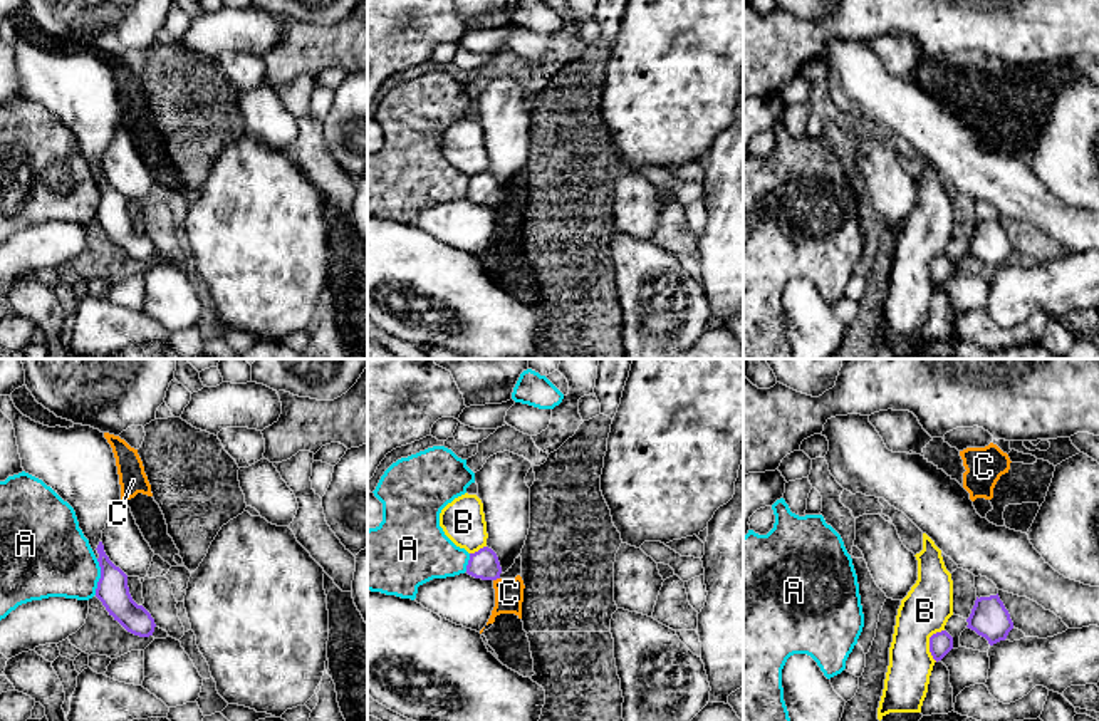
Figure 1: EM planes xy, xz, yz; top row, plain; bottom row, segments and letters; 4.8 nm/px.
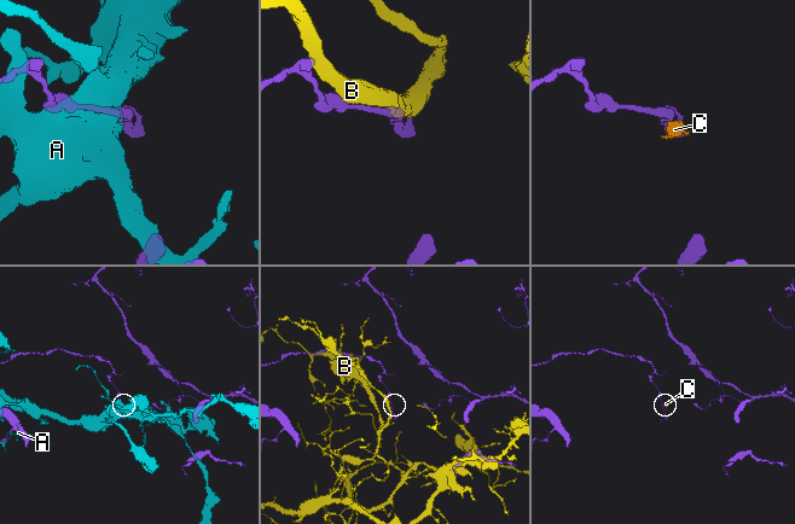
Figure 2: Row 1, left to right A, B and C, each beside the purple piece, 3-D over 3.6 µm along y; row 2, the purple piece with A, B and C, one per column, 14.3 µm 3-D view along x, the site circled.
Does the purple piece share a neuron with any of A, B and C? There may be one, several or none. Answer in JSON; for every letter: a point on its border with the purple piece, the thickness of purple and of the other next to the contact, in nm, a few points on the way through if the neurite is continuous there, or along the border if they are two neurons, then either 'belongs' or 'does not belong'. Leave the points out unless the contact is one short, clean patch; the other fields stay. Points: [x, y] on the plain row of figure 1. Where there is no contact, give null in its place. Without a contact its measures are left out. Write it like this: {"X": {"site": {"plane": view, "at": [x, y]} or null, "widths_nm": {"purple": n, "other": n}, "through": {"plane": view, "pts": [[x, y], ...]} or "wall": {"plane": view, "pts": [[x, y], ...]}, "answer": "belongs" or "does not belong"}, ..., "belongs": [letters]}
{"A": {"site": {"plane": "xy", "at": [101, 202]}, "widths_nm": {"purple": 150, "other": 360}, "answer": "does not belong"}, "B": {"site": {"plane": "yz", "at": [930, 267]}, "widths_nm": {"purple": 110, "other": 240}, "answer": "does not belong"}, "C": {"site": {"plane": "xz", "at": [495, 203]}, "widths_nm": {"purple": 140, "other": 140}, "wall": {"plane": "xz", "pts": [[499, 202], [494, 205]]}, "answer": "does not belong"}, "belongs": []}

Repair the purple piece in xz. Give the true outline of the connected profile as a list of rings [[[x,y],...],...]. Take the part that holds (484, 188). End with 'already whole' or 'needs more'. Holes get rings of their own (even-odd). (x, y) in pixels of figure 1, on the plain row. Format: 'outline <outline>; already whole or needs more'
outline [[[483,171],[478,176],[470,178],[466,198],[482,205],[500,203],[502,191],[497,178],[488,171]]]; already whole

